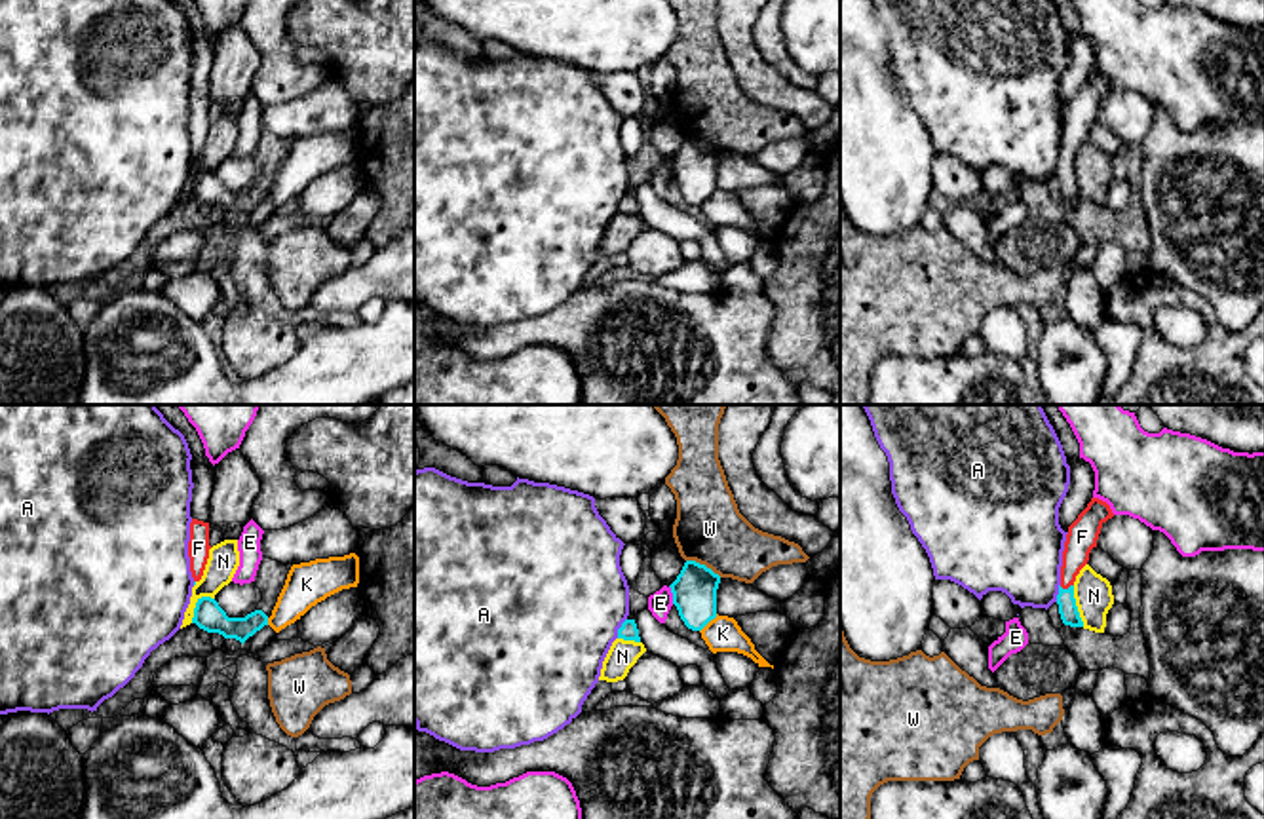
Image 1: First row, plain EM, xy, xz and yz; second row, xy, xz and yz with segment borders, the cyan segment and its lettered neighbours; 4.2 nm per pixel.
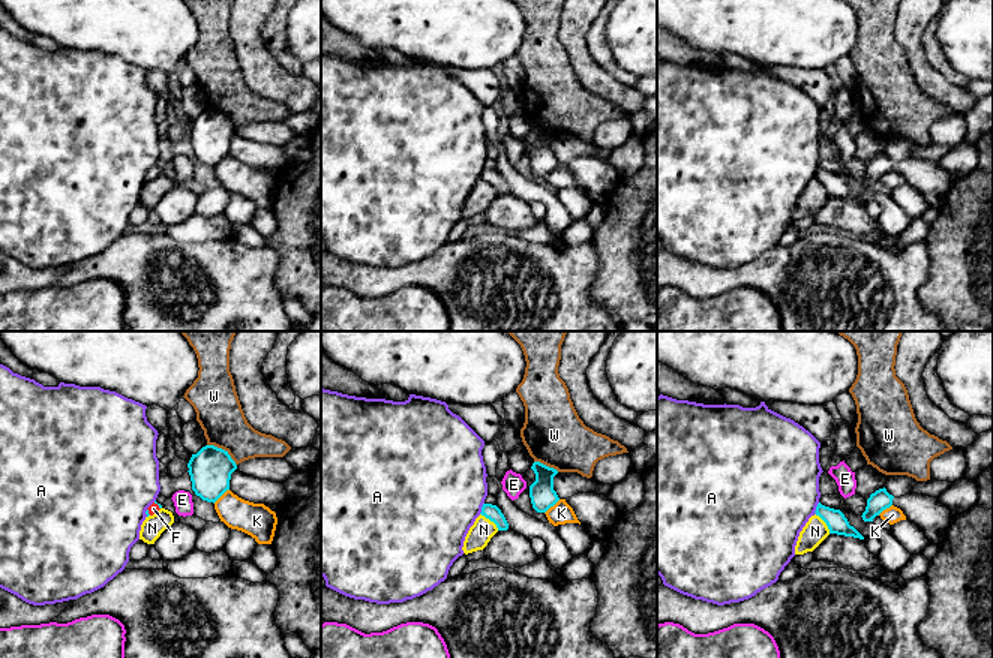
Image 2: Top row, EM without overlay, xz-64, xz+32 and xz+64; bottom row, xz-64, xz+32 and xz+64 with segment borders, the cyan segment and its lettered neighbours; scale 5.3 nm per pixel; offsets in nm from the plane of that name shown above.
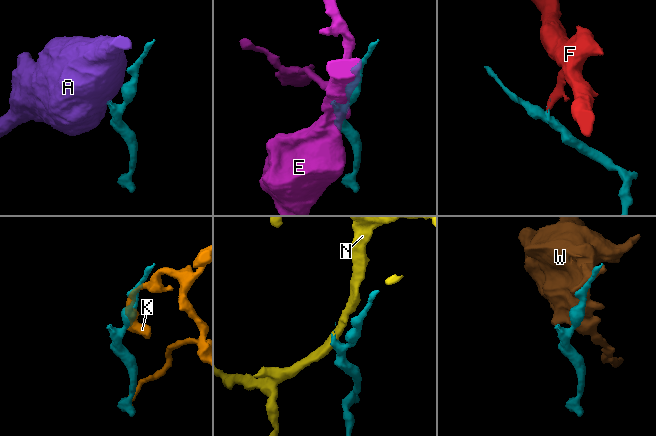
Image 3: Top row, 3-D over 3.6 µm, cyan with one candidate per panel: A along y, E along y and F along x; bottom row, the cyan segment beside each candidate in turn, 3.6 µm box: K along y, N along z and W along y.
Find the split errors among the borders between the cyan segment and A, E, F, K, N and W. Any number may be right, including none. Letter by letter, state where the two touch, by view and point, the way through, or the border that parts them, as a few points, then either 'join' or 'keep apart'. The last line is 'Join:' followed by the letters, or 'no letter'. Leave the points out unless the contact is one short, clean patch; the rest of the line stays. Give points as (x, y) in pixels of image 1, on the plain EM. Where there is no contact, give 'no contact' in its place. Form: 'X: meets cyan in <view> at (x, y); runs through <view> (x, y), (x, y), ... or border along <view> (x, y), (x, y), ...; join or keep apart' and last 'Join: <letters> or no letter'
A: meets cyan in xz at (620, 202); border along xz (626, 192), (616, 211); keep apart
E: meets cyan in xz at (673, 170); border along xz (670, 160), (673, 177); keep apart
F: meets cyan in yz at (1065, 164); runs through yz (1069, 187), (1065, 164), (1082, 111); join
K: meets cyan in xz at (708, 196); keep apart
N: meets cyan in yz at (1076, 181); border along yz (1072, 160), (1072, 171), (1084, 200); keep apart
W: meets cyan in xz at (704, 139); keep apart
Join: F

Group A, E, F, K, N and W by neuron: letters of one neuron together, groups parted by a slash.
A / E / F / K / N / W

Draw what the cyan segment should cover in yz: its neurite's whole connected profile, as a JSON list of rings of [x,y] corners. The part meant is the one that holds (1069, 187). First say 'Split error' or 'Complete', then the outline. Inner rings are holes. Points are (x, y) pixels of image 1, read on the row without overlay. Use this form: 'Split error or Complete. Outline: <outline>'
Split error. Outline: [[[1091,72],[1087,82],[1068,101],[1057,169],[1059,188],[1064,200],[1083,201],[1074,173],[1074,156],[1080,144],[1087,139],[1091,124],[1097,122],[1102,99],[1112,91],[1114,87],[1106,76]]]

